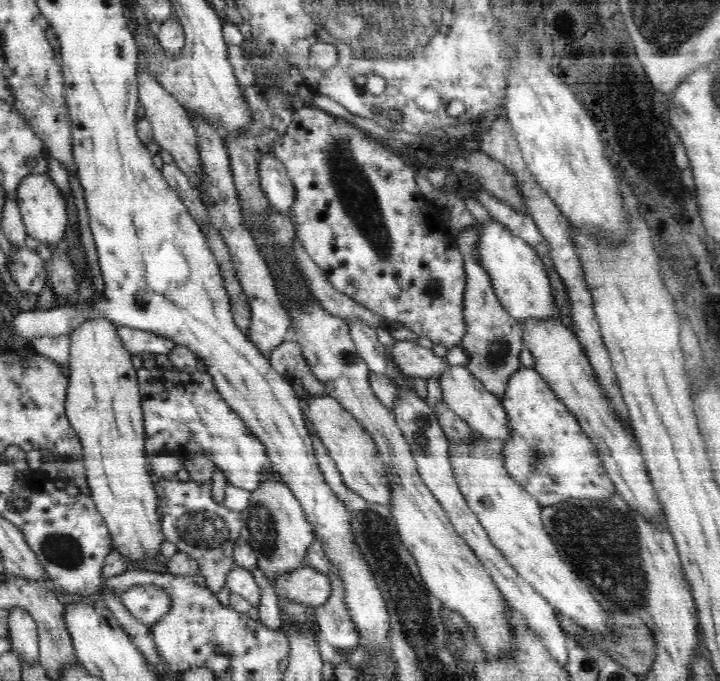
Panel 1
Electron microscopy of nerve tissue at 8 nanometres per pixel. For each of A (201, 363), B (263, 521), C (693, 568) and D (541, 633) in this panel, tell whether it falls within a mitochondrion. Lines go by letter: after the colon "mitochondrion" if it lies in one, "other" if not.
A: other
B: mitochondrion
C: other
D: other

